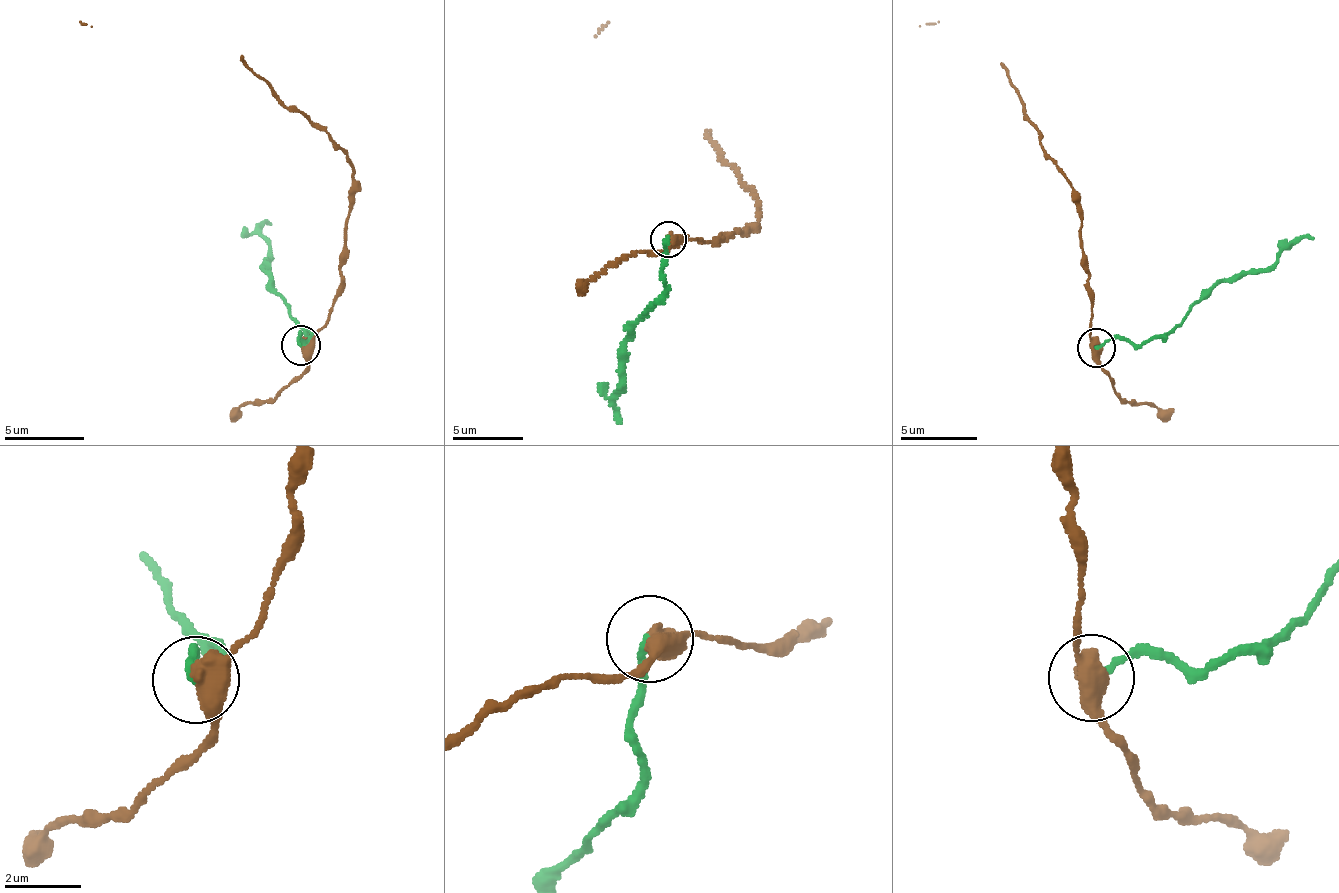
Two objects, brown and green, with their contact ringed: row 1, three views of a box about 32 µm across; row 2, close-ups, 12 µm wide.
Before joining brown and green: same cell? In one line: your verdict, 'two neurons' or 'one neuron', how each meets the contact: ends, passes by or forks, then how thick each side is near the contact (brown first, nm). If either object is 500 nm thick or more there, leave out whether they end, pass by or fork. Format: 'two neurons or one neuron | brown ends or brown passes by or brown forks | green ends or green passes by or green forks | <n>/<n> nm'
two neurons | 550/200 nm

